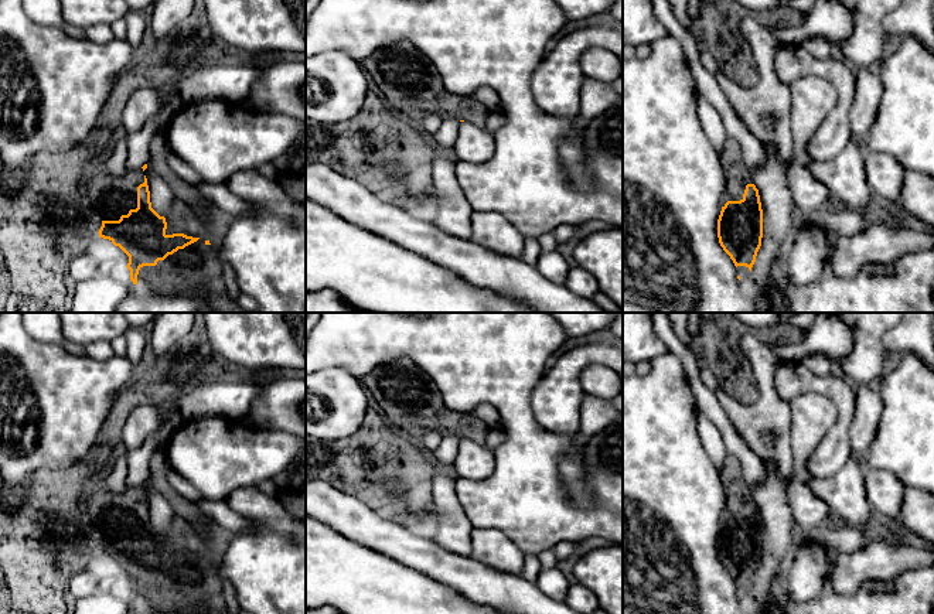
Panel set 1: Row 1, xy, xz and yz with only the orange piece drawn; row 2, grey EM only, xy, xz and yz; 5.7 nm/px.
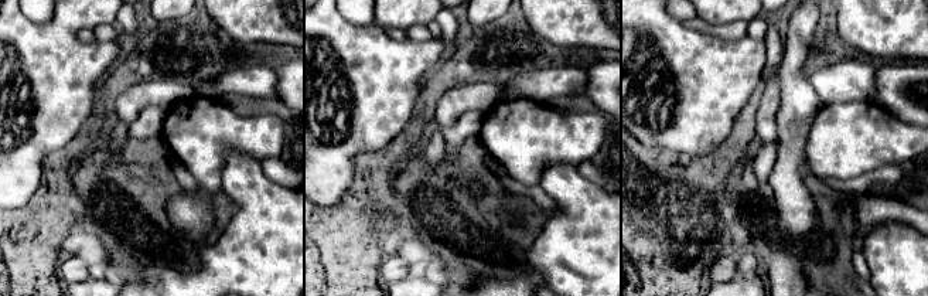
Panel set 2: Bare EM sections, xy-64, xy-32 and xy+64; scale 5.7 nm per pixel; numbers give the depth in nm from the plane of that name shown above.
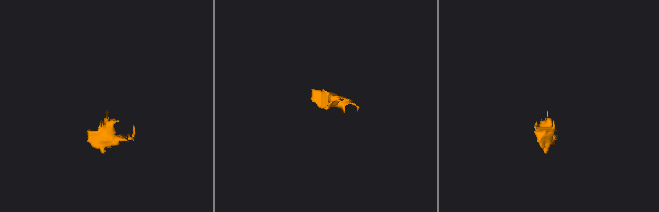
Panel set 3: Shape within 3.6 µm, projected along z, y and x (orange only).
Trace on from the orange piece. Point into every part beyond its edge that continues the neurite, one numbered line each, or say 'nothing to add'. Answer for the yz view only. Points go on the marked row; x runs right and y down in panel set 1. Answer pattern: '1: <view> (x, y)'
1: yz (738, 174)

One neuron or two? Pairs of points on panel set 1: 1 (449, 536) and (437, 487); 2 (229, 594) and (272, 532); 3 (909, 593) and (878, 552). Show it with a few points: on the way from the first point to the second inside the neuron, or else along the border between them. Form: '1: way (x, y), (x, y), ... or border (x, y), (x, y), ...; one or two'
1: way (449, 524), (449, 511), (442, 500); one
2: border (222, 579), (231, 583), (237, 599); two
3: border (919, 566), (904, 570), (893, 579); two

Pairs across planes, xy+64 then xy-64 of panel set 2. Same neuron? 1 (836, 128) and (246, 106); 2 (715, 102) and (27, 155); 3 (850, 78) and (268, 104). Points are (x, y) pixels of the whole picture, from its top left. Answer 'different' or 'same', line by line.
1: different
2: same
3: different

